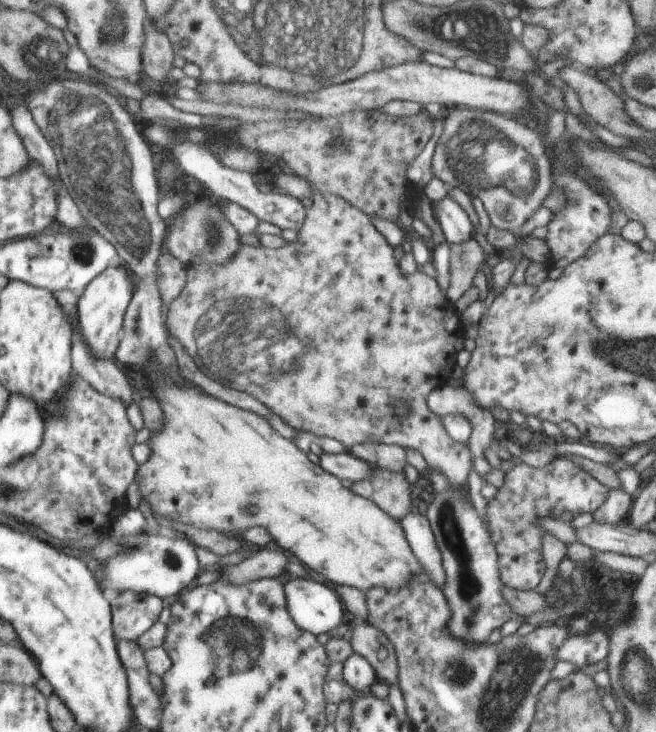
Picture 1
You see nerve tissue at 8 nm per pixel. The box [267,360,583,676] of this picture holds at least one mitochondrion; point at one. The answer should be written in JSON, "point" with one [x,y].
{"point":[469,585]}

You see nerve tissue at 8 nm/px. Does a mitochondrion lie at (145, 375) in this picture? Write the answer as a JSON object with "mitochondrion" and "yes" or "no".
{"mitochondrion":"no"}

